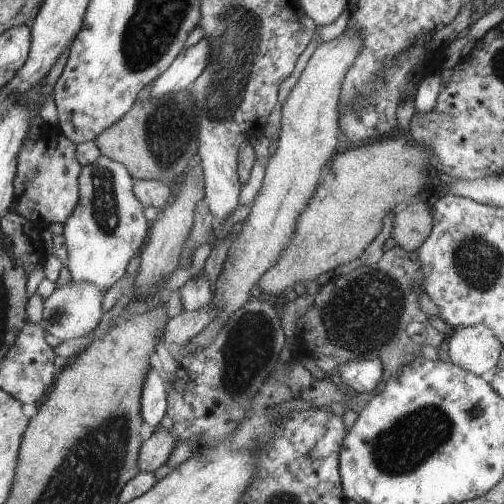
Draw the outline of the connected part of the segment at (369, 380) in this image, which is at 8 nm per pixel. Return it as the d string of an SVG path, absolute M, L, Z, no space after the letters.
M350 360L338 366L340 380L354 390L360 392L372 391L382 378L383 366L378 360Z

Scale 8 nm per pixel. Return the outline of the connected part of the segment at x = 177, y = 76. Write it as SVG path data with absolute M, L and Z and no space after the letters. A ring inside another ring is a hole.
M202 38L198 44L183 48L174 62L152 82L150 98L158 98L164 94L174 94L186 90L200 76L206 64L210 62L210 42Z

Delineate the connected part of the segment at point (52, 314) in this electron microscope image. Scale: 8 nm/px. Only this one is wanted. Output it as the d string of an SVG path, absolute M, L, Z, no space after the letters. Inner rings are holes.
M68 282L58 286L44 299L42 328L61 341L68 341L84 337L88 332L95 330L100 322L102 313L102 300L106 292L96 288L90 282Z

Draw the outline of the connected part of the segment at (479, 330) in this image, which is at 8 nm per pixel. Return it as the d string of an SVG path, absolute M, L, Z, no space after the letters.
M486 326L457 328L444 345L452 364L477 376L498 365L502 346Z

